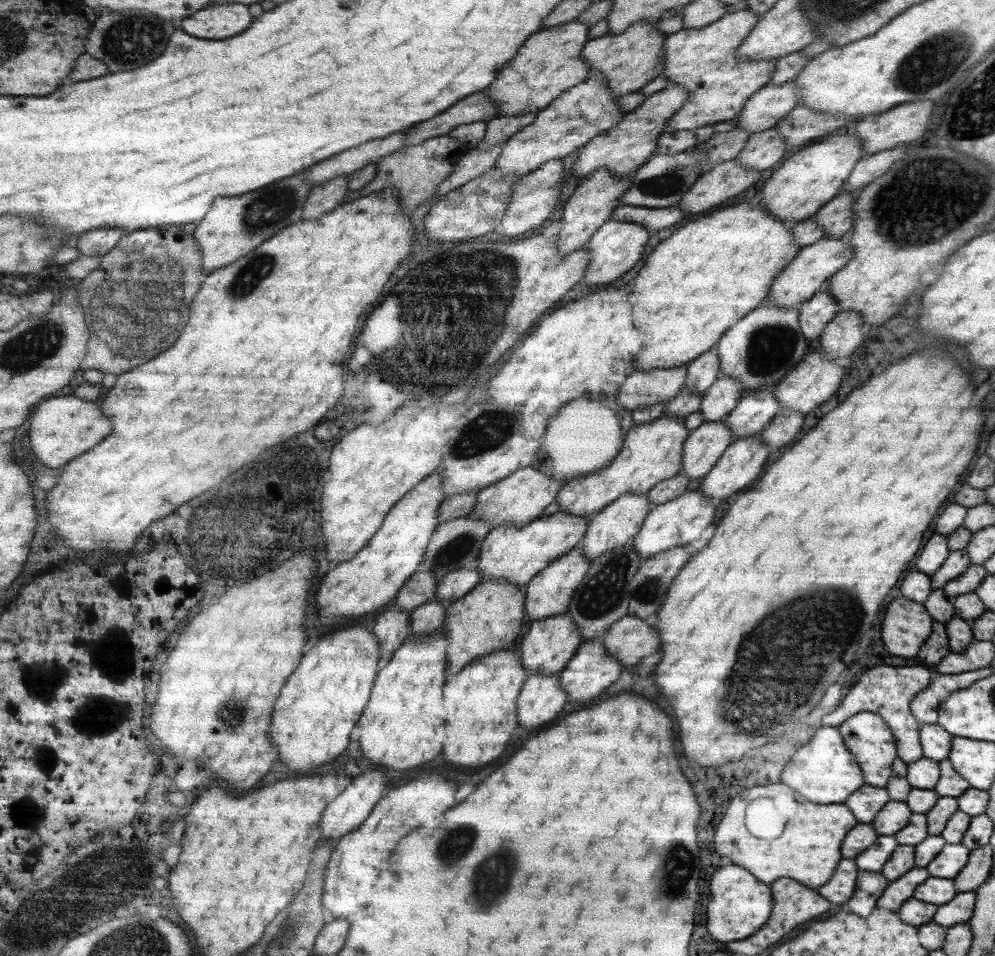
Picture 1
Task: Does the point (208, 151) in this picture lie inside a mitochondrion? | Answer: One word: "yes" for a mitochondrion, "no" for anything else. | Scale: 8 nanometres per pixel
no

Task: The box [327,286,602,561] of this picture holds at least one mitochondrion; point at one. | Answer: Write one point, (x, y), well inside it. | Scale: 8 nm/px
(493, 427)

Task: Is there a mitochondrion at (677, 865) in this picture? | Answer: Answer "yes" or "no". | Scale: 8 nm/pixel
yes

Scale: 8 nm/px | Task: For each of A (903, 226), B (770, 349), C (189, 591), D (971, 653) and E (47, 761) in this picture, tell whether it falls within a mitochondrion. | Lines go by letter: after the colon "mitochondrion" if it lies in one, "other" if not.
A: mitochondrion
B: mitochondrion
C: other
D: other
E: other

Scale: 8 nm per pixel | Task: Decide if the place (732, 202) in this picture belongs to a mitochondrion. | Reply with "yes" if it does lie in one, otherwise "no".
no

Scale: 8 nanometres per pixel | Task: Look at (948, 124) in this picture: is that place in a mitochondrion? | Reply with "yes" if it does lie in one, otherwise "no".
no

